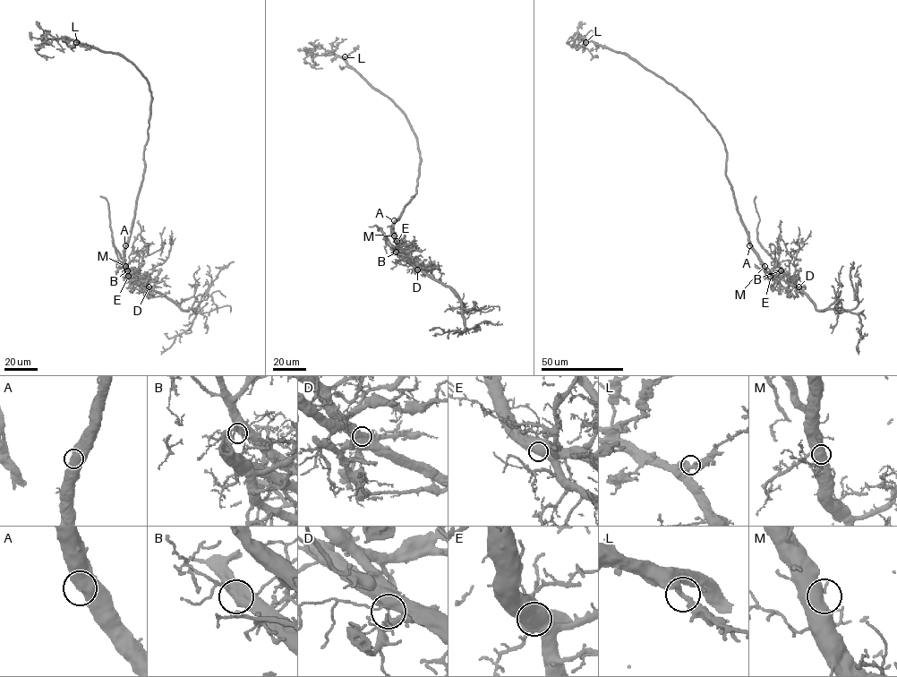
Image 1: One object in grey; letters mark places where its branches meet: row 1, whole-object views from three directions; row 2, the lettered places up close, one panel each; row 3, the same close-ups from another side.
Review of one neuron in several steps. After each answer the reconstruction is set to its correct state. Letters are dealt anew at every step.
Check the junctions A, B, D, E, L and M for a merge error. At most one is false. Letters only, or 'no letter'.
D

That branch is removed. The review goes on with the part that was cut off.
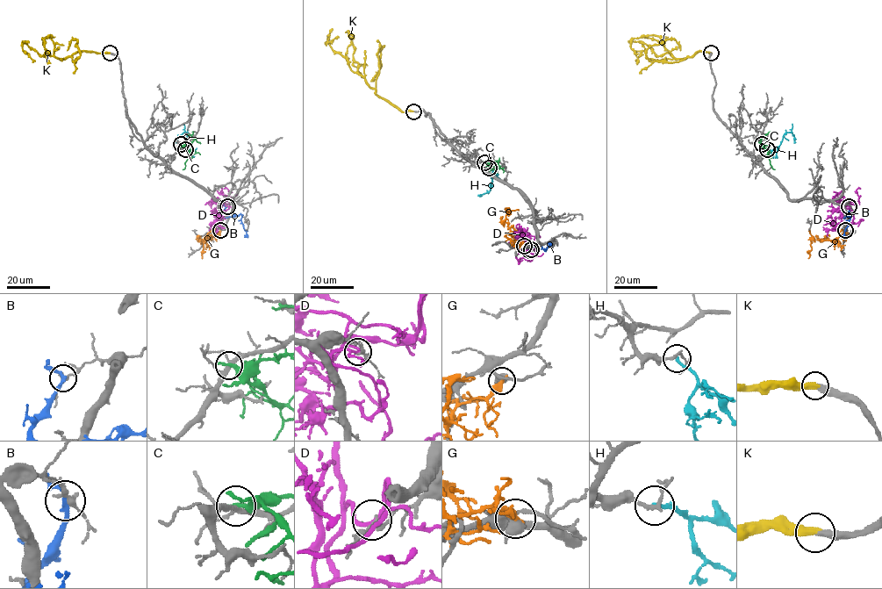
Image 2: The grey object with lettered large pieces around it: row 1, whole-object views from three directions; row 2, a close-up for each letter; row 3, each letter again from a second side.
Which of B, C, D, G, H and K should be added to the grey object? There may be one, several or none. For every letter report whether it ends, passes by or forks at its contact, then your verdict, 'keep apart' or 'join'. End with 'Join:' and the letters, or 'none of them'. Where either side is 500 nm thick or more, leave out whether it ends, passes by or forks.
B: it passes by; keep apart
C: it ends; keep apart
D: it forks; keep apart
G: it ends; keep apart
H: it ends; keep apart
K: it ends; join
Join: K

